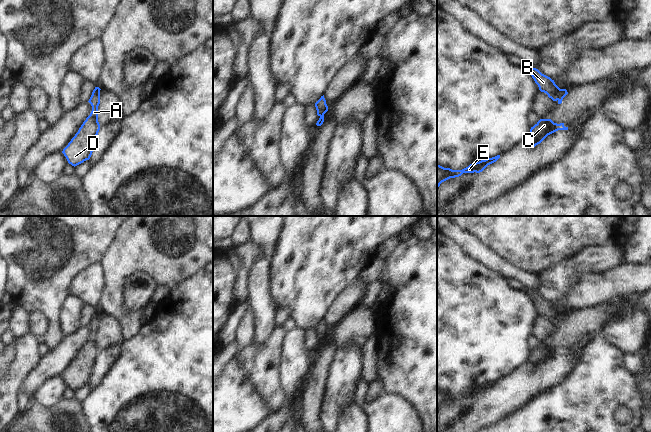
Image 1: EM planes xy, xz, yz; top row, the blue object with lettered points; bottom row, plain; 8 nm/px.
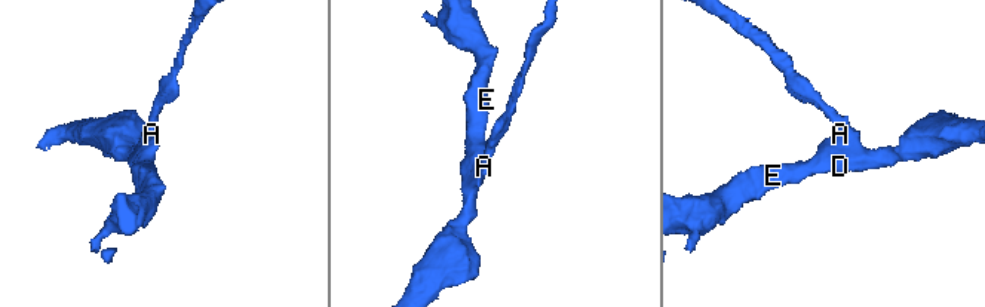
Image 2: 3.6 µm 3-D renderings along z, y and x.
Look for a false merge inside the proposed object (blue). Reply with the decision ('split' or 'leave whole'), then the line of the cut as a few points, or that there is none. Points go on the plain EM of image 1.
leave whole; cut none

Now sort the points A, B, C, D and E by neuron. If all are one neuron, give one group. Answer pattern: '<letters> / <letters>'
A B C D E

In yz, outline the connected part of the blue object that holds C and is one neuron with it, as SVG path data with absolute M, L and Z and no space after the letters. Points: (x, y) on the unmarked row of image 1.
M540 343L529 356L529 362L532 366L532 371L540 368L548 359L558 355L568 354L564 347L554 347L551 343Z

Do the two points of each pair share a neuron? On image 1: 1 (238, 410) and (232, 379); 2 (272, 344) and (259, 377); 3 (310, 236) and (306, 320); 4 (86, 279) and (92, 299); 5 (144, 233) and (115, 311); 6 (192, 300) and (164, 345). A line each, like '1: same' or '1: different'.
1: same
2: same
3: same
4: same
5: same
6: same

